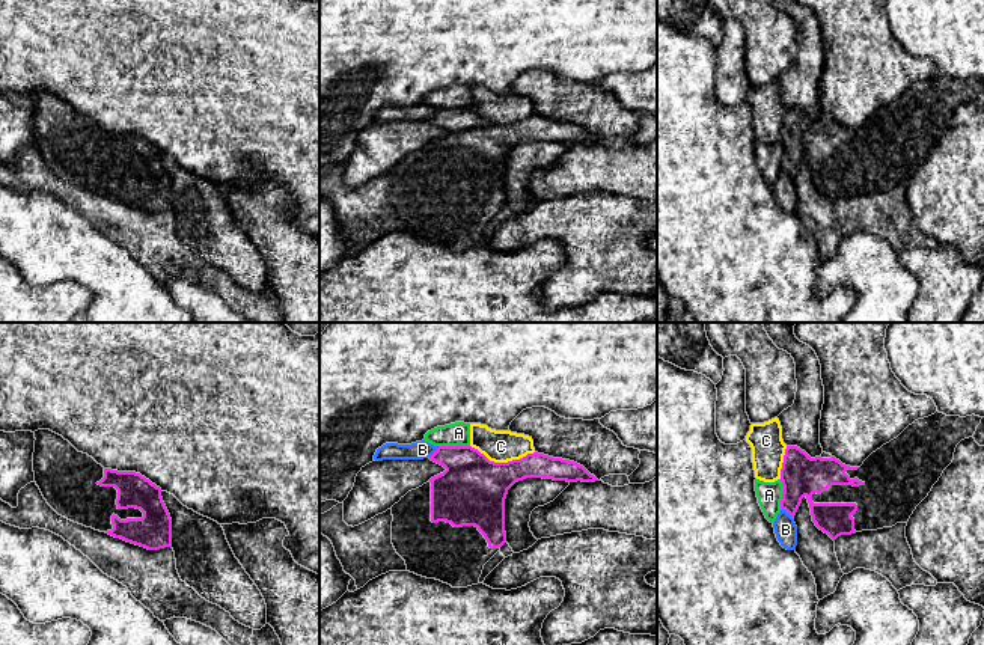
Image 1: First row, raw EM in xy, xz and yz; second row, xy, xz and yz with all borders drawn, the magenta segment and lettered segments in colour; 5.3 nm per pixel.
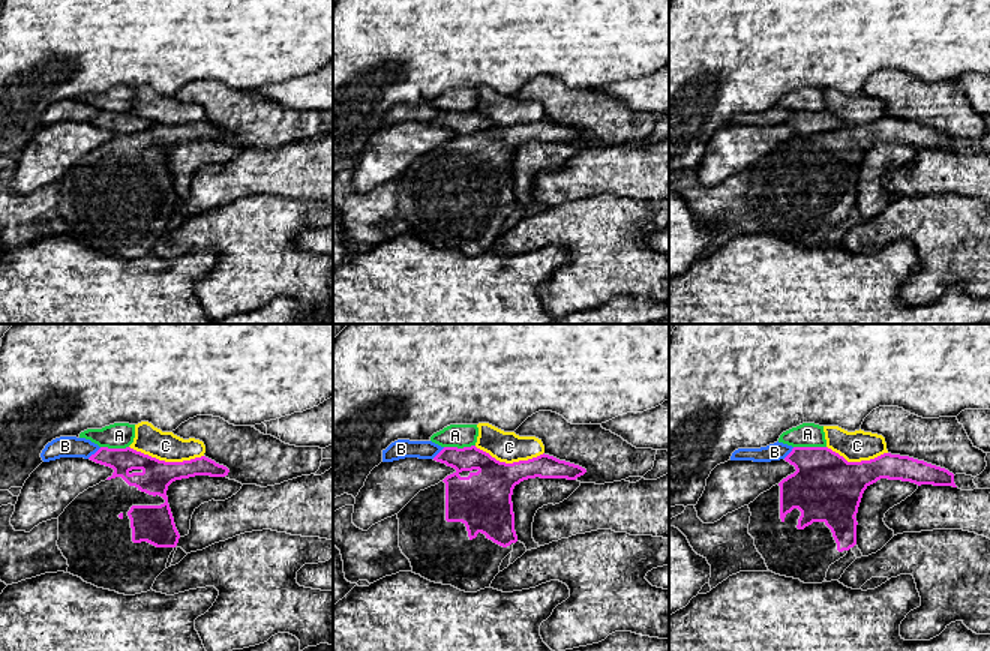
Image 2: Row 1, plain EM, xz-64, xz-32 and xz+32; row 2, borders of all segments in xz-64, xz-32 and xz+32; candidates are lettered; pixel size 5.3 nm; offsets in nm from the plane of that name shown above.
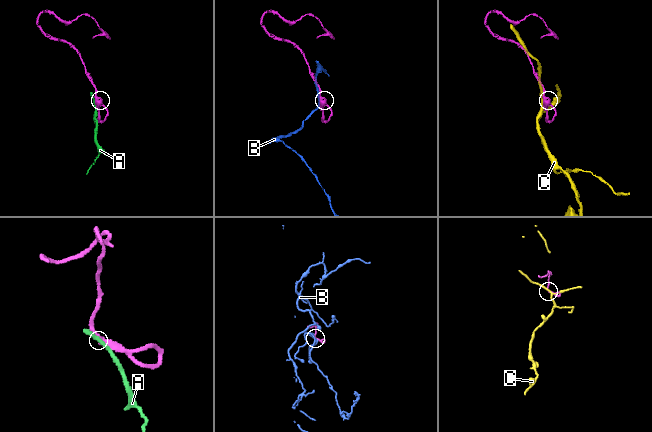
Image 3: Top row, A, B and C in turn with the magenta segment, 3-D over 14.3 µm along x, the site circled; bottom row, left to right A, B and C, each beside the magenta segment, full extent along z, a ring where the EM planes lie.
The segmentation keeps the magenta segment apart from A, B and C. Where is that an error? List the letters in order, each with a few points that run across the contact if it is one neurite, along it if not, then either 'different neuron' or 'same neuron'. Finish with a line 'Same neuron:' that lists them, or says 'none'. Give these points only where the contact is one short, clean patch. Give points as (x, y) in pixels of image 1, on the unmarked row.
A: different neuron
B: different neuron
C: different neuron
Same neuron: none

